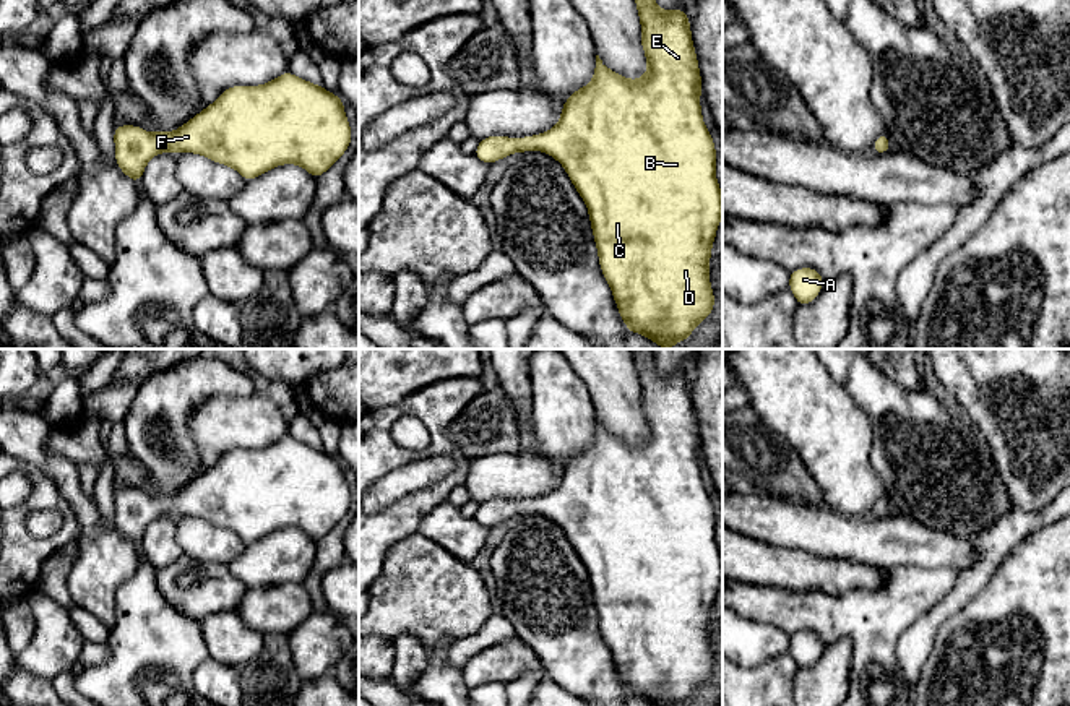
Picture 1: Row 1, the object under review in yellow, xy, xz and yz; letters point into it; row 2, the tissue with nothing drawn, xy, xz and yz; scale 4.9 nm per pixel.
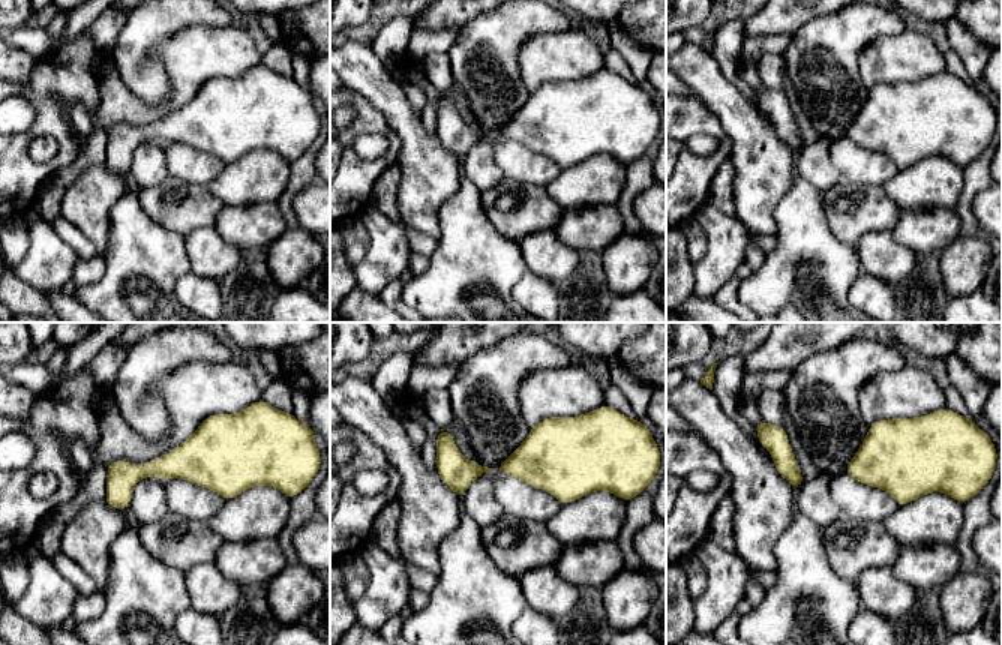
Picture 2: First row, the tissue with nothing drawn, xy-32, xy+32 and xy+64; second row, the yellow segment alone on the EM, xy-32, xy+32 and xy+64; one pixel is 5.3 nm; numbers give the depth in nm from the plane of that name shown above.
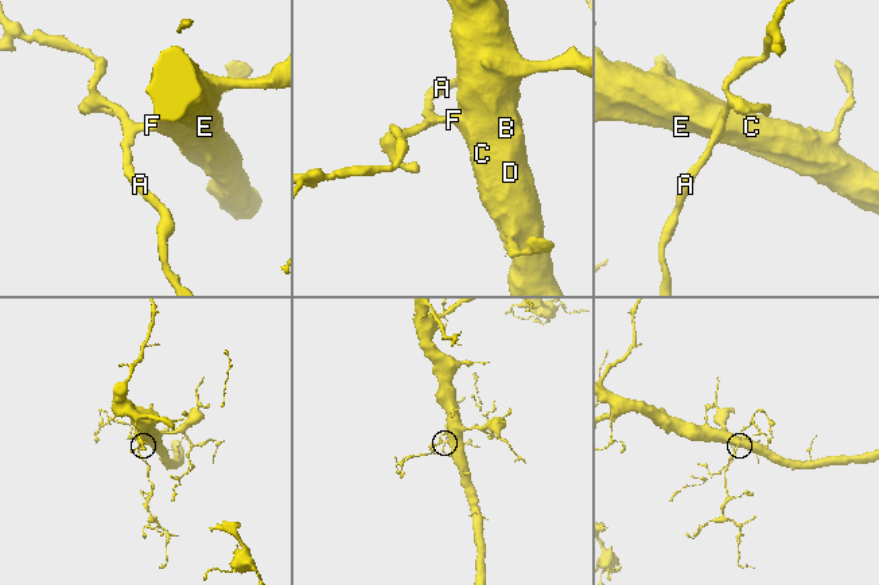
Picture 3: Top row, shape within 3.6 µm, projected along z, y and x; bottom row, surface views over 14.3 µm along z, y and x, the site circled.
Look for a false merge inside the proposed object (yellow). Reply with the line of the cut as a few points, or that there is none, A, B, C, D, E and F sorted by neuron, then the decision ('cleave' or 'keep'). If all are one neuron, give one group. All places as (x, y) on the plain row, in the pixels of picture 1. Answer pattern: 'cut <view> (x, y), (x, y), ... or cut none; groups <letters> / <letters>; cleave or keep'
cut none; groups A B C D E F; keep

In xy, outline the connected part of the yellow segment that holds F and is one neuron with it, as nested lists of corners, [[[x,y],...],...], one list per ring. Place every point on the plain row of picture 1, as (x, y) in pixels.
[[[291,435],[260,450],[231,450],[180,492],[164,497],[136,489],[114,492],[115,526],[136,549],[157,516],[195,516],[235,532],[245,544],[283,527],[297,527],[313,542],[325,537],[347,513],[352,493],[338,458]]]

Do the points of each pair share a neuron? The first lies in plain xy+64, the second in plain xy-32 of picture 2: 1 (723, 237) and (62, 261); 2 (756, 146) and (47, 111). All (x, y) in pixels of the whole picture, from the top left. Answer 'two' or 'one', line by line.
1: one
2: two

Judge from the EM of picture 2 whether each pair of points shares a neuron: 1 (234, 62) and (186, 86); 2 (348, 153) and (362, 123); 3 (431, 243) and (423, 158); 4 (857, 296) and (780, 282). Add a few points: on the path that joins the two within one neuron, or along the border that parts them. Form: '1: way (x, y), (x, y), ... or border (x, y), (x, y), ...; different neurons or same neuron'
1: way (222, 62), (210, 62), (198, 74); same neuron
2: way (348, 146), (348, 137), (354, 131); same neuron
3: border (407, 225), (437, 240); different neurons
4: border (861, 270), (848, 293), (851, 306); different neurons

